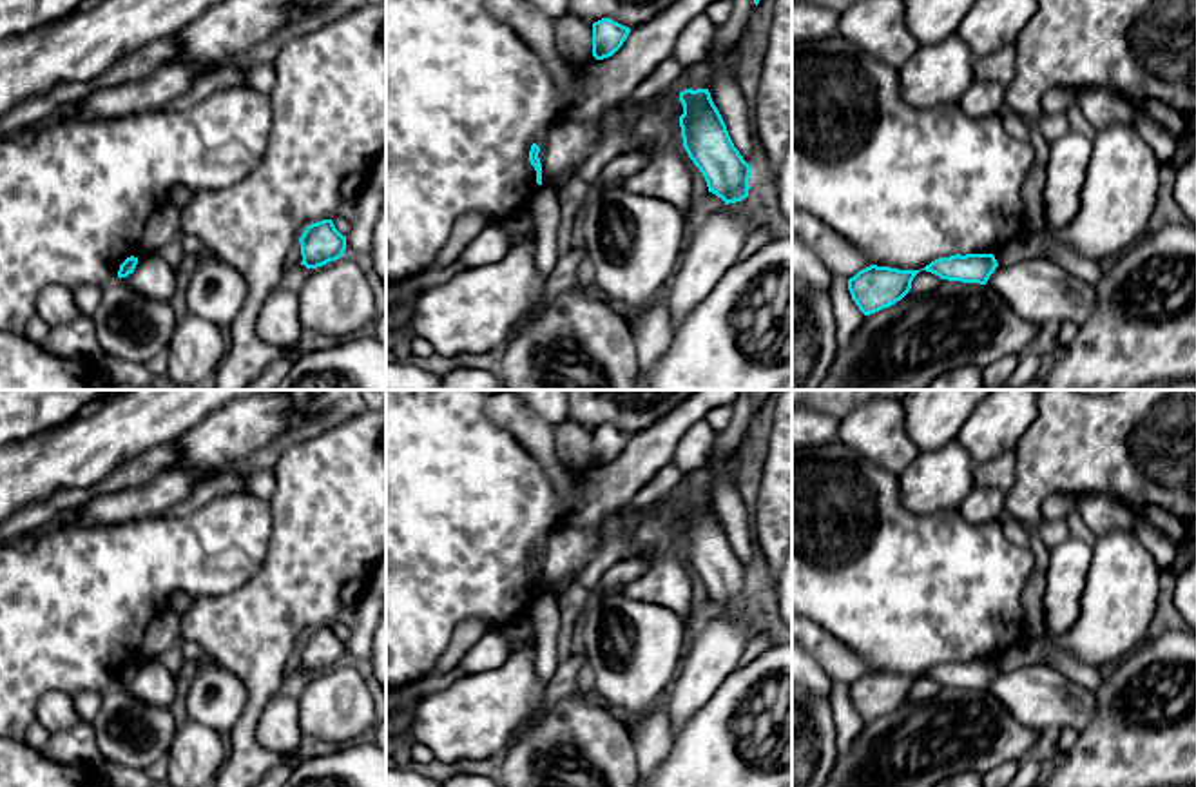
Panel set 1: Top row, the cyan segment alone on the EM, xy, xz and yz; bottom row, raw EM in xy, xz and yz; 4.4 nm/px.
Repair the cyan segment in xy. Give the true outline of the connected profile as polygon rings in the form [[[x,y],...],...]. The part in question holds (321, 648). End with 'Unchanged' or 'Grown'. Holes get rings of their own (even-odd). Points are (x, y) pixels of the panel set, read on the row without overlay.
[[[323,626],[306,633],[299,644],[301,662],[306,675],[317,675],[339,666],[346,656],[346,642],[342,642],[332,626]]]. Unchanged

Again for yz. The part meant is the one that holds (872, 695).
[[[870,671],[848,685],[848,696],[859,716],[870,722],[901,707],[919,678]]]. Unchanged

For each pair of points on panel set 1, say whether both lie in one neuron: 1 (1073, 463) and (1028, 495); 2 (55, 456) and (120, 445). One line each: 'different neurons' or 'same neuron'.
1: same neuron
2: same neuron

